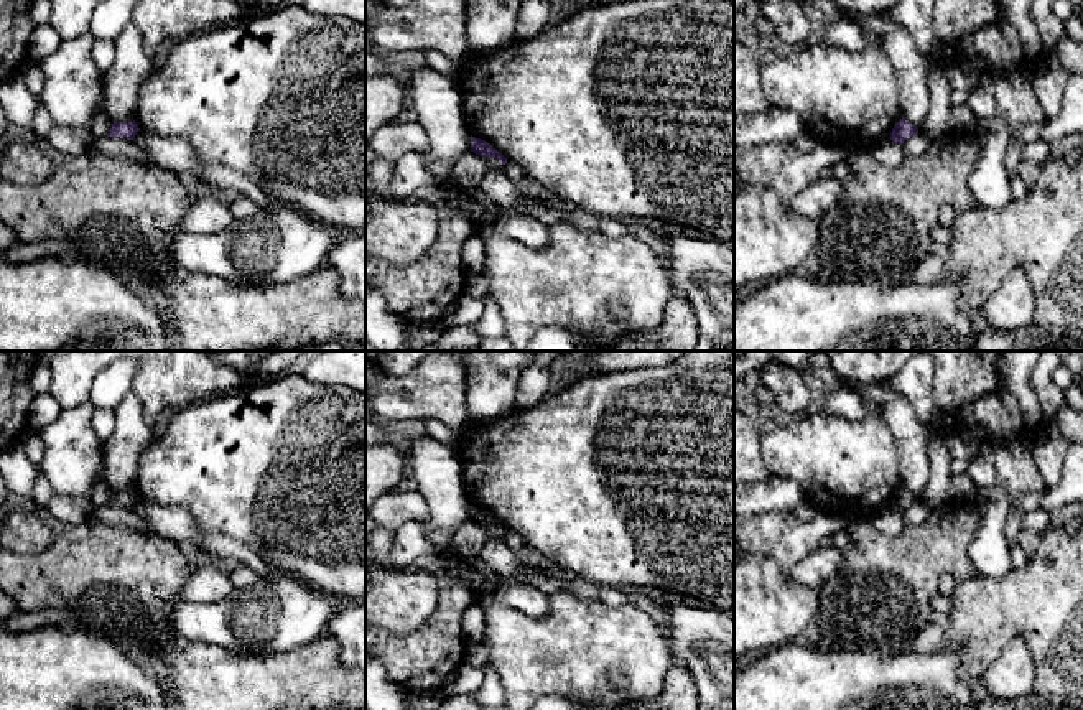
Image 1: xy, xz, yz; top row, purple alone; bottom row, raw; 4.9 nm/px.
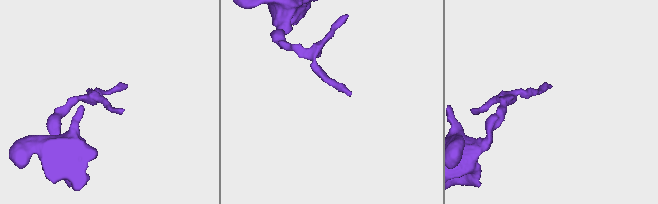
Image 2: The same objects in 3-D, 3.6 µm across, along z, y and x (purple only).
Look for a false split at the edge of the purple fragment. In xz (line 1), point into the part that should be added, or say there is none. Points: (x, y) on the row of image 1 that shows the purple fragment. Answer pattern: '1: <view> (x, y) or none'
1: none

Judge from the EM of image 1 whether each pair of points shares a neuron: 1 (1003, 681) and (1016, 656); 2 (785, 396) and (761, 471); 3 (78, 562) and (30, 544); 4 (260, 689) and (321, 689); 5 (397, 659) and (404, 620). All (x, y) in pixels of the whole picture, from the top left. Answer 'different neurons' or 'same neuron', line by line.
1: same neuron
2: different neurons
3: different neurons
4: same neuron
5: different neurons

